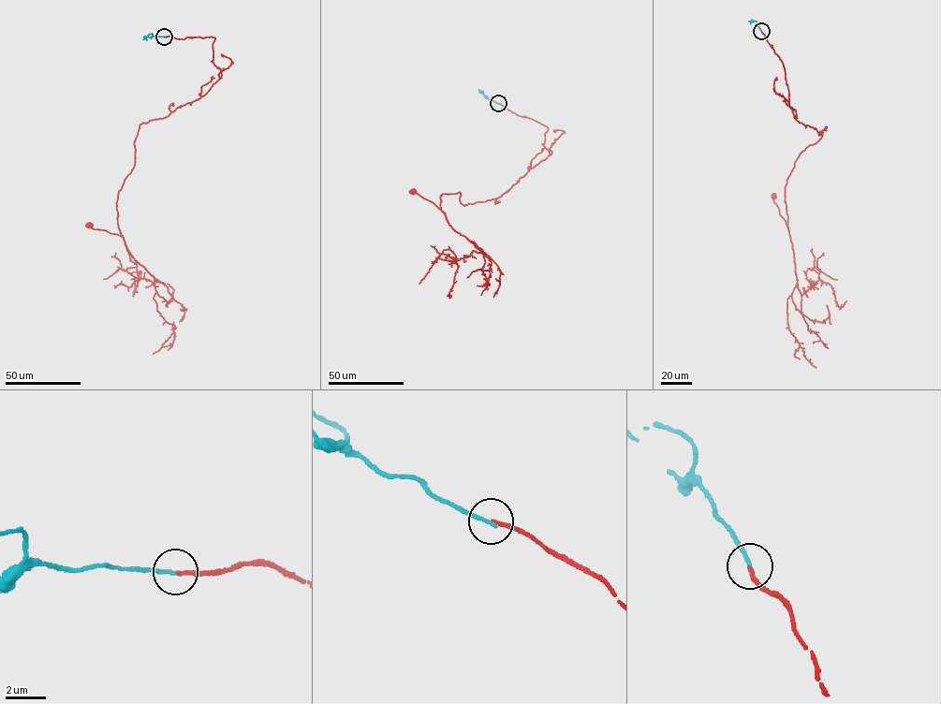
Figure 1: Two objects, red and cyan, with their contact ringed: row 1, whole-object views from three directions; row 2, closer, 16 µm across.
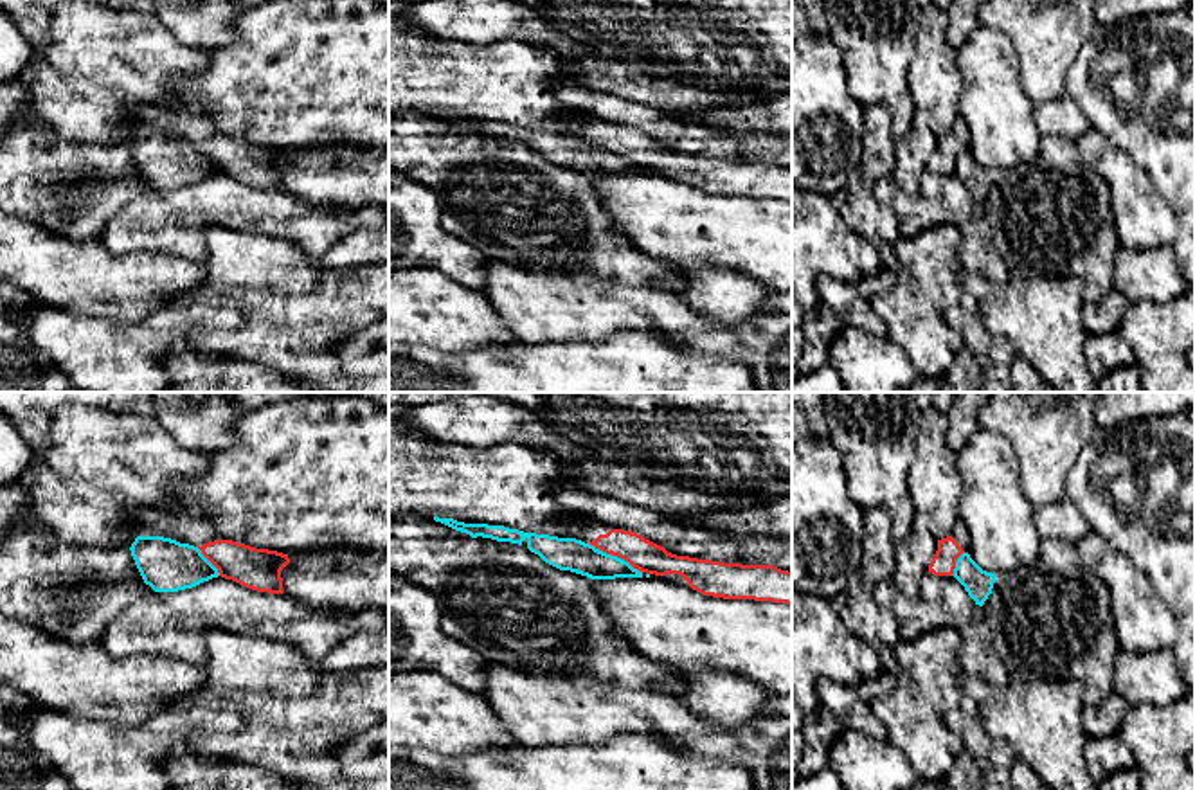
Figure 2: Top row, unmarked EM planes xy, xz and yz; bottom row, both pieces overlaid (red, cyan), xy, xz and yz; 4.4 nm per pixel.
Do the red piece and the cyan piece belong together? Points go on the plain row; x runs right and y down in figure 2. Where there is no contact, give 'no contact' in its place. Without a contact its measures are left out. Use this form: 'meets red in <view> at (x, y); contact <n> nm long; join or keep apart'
meets red in xz at (616, 152); contact 280 nm long; keep apart

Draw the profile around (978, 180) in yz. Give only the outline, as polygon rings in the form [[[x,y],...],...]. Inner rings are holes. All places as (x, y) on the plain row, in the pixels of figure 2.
[[[963,149],[957,155],[952,173],[965,184],[968,193],[979,203],[984,202],[995,180],[995,171],[983,167],[968,149]]]

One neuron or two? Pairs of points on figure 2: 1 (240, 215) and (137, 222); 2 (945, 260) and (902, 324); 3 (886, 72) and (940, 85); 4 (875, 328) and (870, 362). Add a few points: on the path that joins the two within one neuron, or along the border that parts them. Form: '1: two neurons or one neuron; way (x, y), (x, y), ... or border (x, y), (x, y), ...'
1: one neuron; way (215, 215), (182, 215), (173, 222), (162, 222)
2: one neuron; way (929, 276), (915, 308)
3: two neurons; border (916, 36), (907, 69), (907, 90), (913, 108)
4: two neurons; border (846, 324), (886, 339)

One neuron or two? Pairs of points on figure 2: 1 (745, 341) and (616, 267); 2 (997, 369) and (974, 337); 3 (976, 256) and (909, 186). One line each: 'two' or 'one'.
1: two
2: one
3: two

